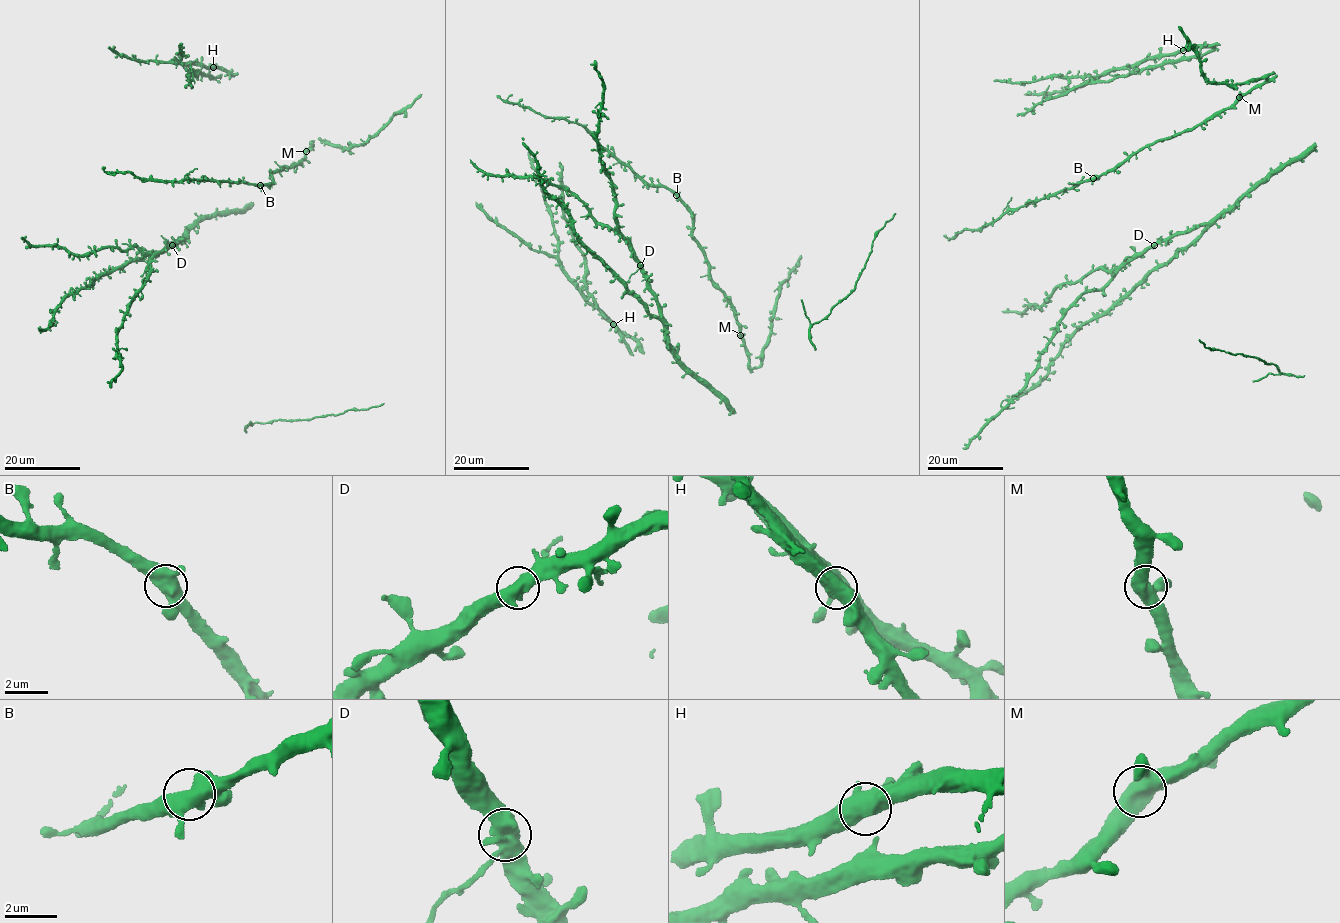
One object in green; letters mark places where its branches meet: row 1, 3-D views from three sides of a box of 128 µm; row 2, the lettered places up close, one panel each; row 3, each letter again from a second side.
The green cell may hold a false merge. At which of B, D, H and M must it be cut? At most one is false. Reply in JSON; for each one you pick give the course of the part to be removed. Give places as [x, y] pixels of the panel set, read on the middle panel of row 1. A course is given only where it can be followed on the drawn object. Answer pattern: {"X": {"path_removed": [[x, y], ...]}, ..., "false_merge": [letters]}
{"false_merge": []}

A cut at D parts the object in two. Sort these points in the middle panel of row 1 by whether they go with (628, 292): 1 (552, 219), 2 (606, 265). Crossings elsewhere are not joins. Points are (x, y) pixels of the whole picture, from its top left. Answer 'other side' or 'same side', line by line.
1: same side
2: same side

